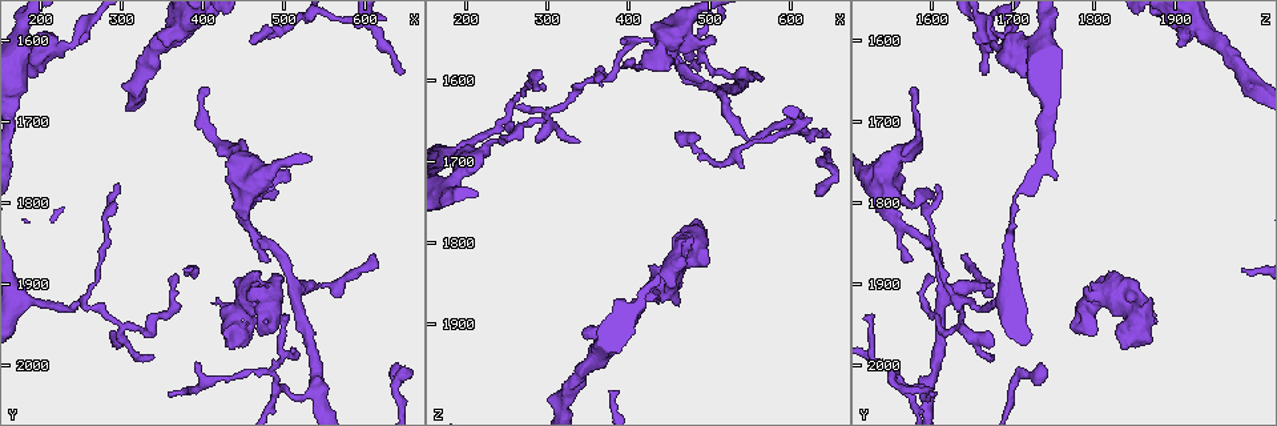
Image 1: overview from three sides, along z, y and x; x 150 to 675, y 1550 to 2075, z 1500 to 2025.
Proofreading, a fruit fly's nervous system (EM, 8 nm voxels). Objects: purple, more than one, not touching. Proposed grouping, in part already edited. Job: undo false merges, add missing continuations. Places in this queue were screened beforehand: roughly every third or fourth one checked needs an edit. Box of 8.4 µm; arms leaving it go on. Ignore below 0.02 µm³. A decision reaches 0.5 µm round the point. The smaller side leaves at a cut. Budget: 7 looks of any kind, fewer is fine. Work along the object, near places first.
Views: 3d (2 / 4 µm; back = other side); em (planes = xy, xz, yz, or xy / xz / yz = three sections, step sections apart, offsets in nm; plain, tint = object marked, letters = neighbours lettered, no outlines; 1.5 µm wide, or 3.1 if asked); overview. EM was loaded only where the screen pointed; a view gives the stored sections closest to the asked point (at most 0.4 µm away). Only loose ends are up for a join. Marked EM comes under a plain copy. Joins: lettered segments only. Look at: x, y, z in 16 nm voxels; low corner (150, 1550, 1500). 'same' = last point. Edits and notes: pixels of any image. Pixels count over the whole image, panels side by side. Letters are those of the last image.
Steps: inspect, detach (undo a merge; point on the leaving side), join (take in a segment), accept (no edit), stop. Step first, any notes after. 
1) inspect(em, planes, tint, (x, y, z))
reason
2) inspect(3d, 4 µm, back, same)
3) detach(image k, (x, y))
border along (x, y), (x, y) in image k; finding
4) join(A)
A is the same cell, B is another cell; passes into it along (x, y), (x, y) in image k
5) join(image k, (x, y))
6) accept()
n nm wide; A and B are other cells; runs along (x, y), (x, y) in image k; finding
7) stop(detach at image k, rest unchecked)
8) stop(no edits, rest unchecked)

inspect(3d, 4 µm, (455, 1595, 1665))
an open end

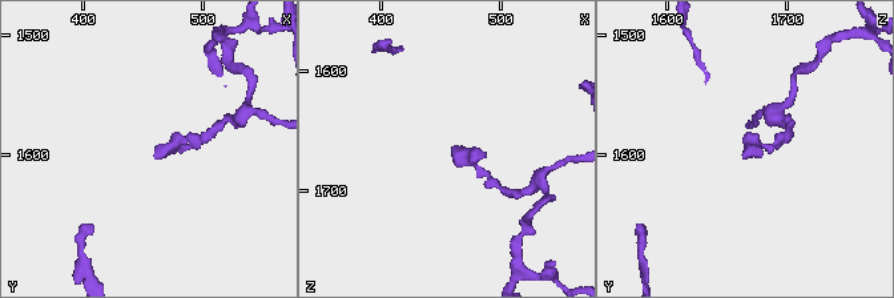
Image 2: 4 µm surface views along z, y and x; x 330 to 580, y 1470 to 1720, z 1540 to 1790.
inspect(em, xy, step 4, tint, (458, 1600, 1666))
shape alone is not enough

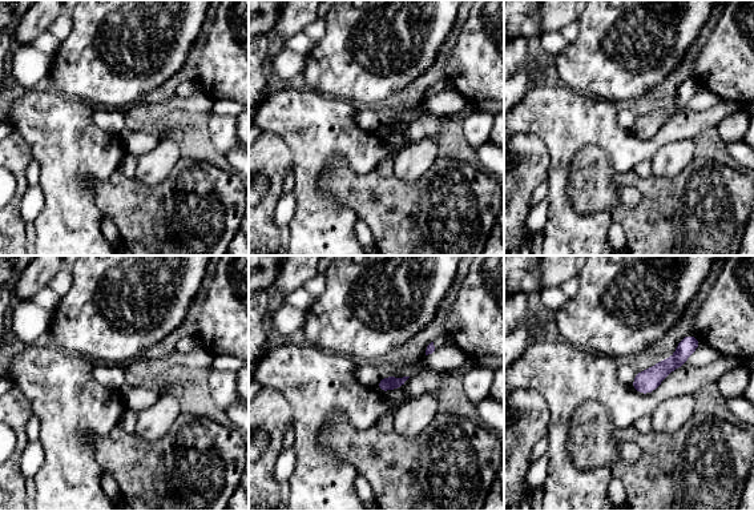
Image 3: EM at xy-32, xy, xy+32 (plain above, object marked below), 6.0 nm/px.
inspect(em, planes, letters, same)
another direction

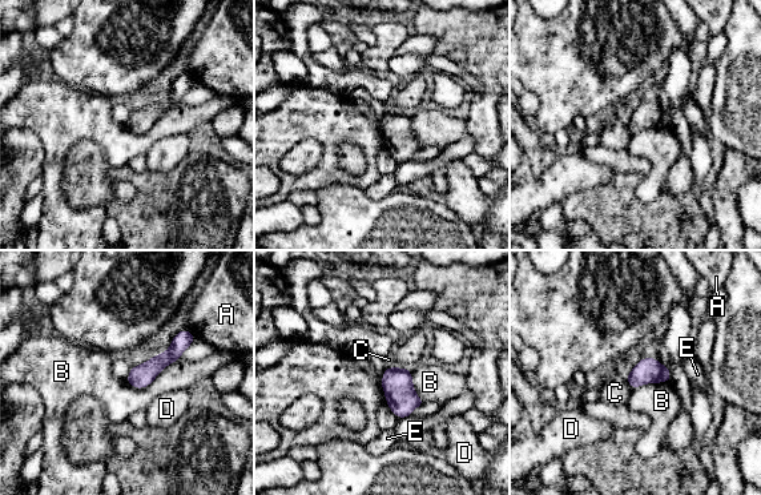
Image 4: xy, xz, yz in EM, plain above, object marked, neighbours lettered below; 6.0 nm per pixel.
accept()
B touches over 360 nm; A, B, C, D and E are other cells; border along (178, 359), (144, 387), (125, 381) in image 4; no lettered segment goes on from it

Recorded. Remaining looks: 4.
inspect(3d, 2 µm, (410, 1660, 1575))
branch stops here

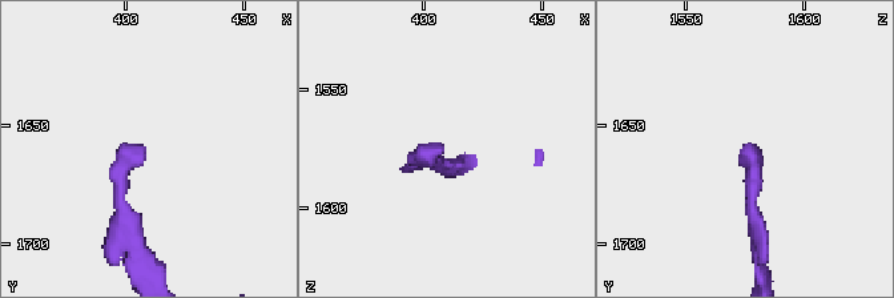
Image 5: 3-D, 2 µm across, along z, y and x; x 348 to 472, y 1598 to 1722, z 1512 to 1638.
inspect(em, xz, step 8, tint, (409, 1662, 1574))

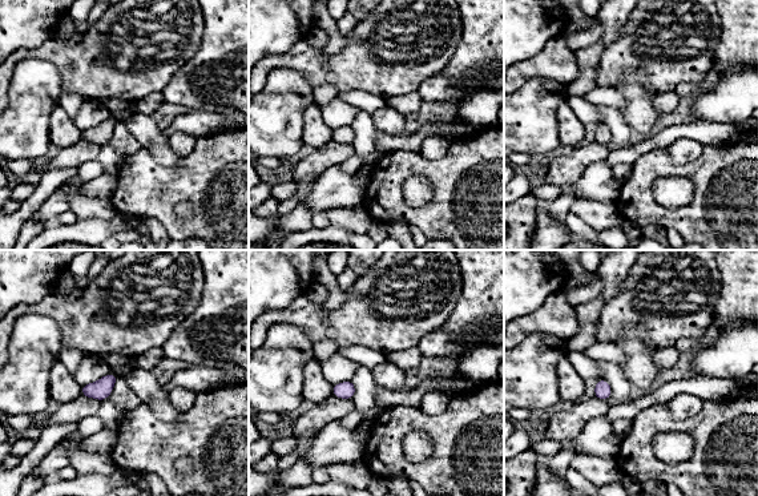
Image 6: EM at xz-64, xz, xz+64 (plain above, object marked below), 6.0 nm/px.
inspect(em, planes, letters, same)

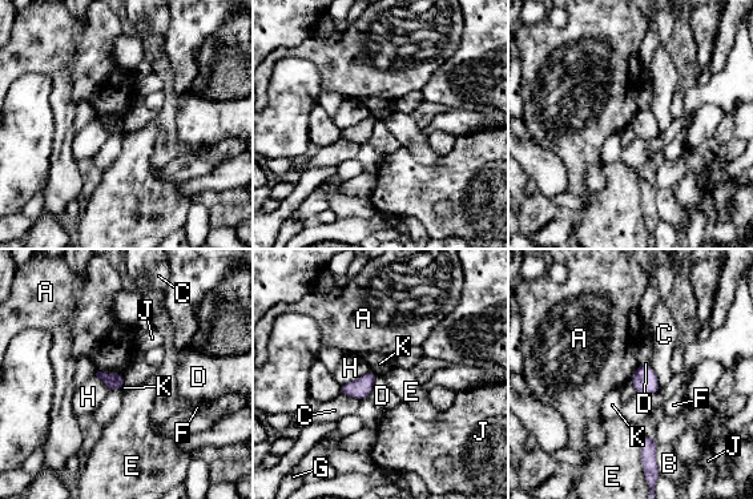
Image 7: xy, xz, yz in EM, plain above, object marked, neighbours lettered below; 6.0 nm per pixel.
accept()
A, B, C, D, E, F, G, H, J and K are other cells; border along (97, 370), (123, 375) in image 7; no lettered segment goes on from it

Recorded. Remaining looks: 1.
inspect(em, planes, letters, (205, 1605, 1705))
a fork

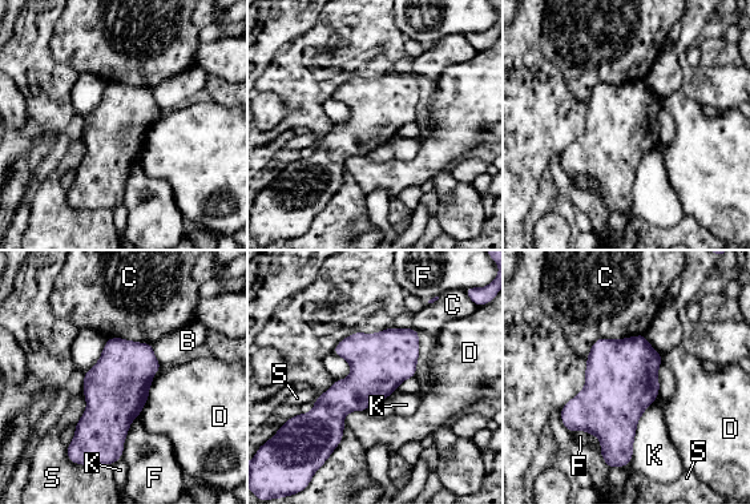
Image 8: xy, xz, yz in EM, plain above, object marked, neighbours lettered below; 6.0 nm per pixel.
accept()
360 nm wide; B, C, D, F, K and S are other cells; one cell here

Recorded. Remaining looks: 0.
stop(no edits, rest unchecked)

